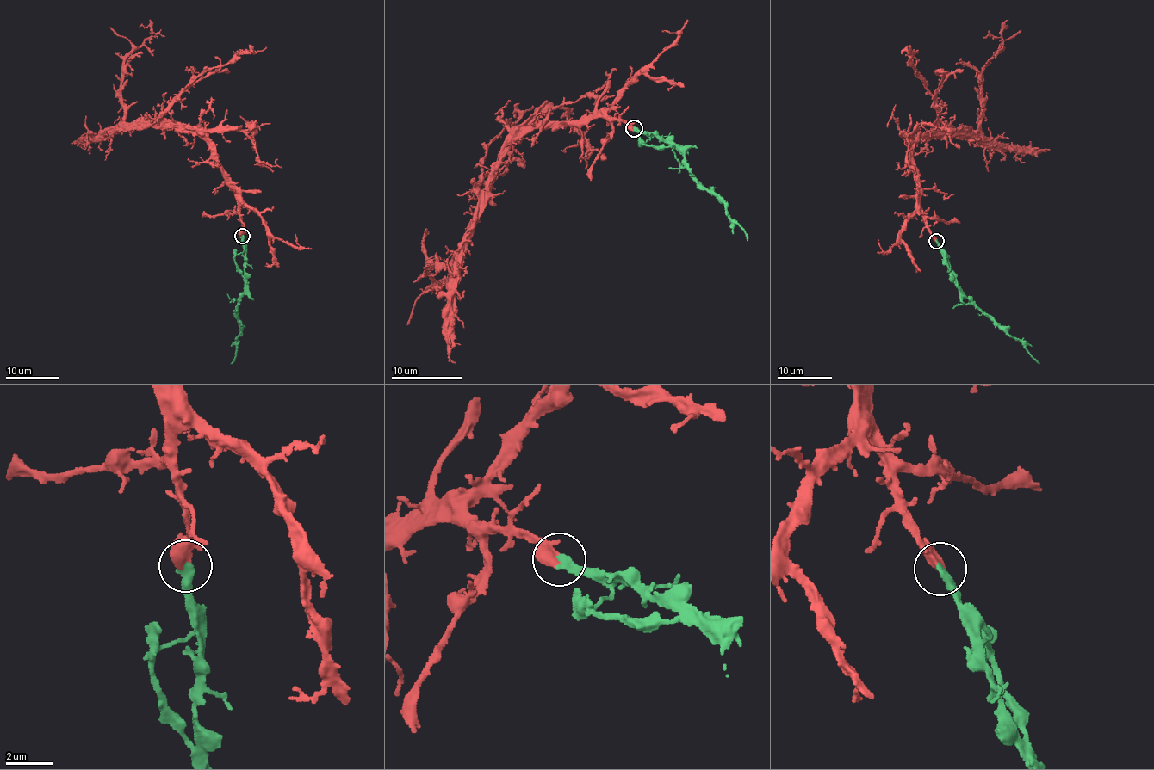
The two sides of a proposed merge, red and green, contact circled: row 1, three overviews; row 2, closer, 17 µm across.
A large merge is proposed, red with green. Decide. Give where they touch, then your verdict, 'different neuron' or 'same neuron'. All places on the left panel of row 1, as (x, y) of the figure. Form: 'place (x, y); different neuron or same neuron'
place (242, 236); same neuron

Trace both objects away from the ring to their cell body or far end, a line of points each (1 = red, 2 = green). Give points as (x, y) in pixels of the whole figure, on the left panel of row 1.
1: (242, 237), (235, 187), (211, 144), (183, 126), (134, 126), (125, 120), (123, 63), (152, 37), (164, 36)
2: (242, 237), (246, 281), (235, 309), (240, 333), (235, 339), (237, 348), (231, 363)

